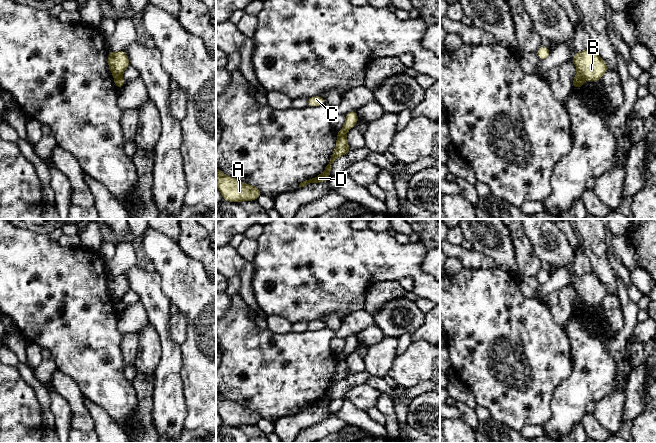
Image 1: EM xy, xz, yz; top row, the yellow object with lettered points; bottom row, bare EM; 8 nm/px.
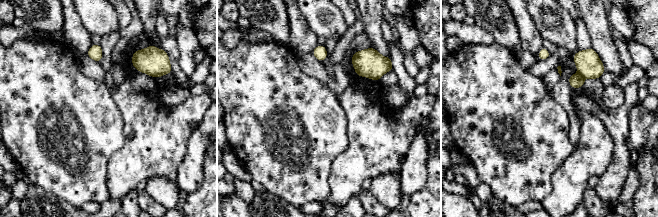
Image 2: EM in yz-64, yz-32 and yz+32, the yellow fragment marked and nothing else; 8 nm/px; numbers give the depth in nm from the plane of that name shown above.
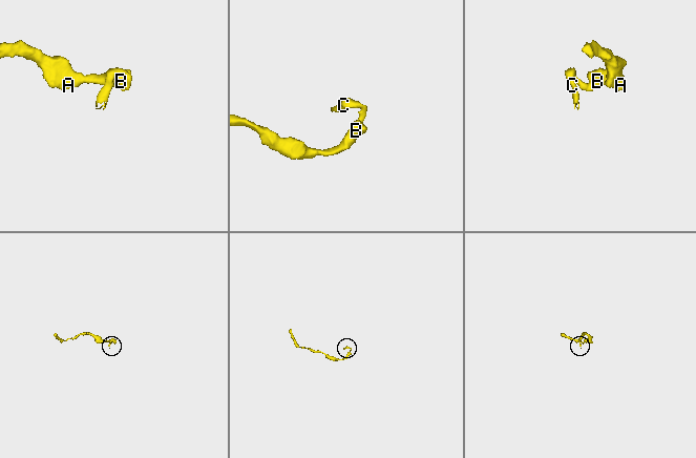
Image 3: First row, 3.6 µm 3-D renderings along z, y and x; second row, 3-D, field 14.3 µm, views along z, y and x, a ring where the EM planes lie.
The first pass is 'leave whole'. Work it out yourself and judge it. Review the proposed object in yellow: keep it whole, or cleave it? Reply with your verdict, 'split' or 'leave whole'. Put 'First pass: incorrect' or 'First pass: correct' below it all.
split
First pass: incorrect

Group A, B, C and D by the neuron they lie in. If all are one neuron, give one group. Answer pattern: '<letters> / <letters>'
A B D / C

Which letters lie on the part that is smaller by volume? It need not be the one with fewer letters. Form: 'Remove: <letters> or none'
Remove: C

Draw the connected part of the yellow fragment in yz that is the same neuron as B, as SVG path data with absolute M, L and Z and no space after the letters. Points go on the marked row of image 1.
M593 48L576 52L571 60L577 69L577 74L583 80L600 81L609 70L606 62Z

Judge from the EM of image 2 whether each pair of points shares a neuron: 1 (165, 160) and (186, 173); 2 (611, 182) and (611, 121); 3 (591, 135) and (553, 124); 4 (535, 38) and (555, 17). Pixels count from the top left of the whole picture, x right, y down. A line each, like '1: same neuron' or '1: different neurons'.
1: different neurons
2: same neuron
3: different neurons
4: different neurons

